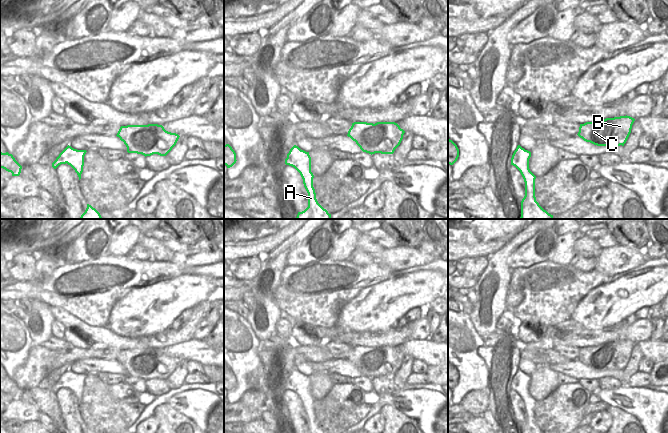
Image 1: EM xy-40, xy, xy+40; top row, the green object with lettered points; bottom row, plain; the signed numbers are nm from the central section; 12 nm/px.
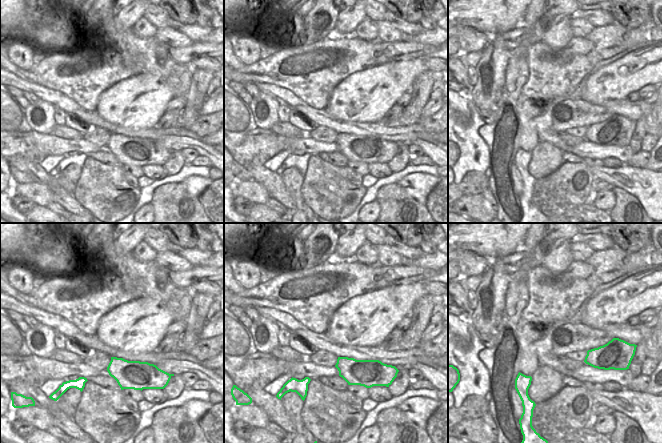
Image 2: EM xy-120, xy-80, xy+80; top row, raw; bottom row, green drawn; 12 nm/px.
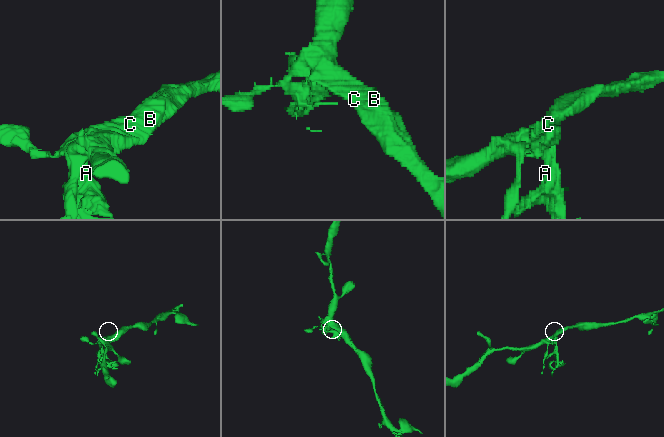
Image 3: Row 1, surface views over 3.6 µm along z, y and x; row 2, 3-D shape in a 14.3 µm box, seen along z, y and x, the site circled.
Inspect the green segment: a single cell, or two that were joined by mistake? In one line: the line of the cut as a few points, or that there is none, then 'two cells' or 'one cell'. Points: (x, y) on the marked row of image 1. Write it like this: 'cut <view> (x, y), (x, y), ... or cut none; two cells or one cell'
cut xy-40 (59, 155), (63, 157), (69, 154), (72, 155); two cells

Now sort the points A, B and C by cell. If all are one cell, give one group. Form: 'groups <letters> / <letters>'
groups A / B C

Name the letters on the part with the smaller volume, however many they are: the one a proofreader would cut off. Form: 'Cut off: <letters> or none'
Cut off: A

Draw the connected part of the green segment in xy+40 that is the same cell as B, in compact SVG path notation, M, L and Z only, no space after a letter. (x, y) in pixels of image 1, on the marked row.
M630 116L606 118L580 124L578 136L597 146L624 146L635 119Z

